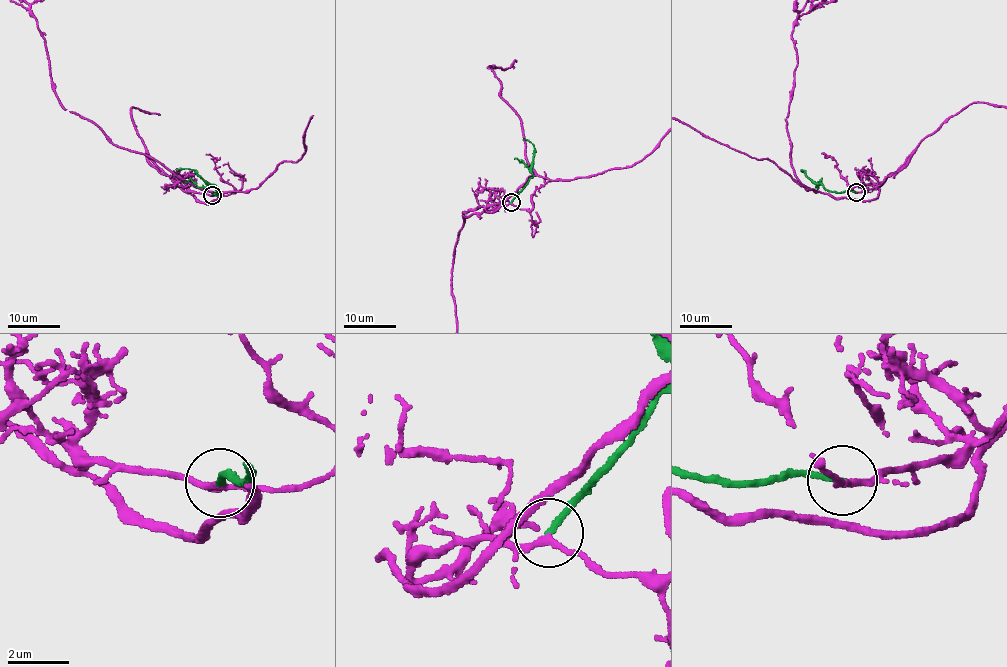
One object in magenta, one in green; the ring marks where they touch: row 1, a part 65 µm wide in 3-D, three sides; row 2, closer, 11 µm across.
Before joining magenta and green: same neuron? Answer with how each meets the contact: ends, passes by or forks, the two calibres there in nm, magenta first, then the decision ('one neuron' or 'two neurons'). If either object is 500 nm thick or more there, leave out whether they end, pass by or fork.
magenta forks there; green ends there; 160 nm thick on the magenta side, 200 nm on the other; one neuron

